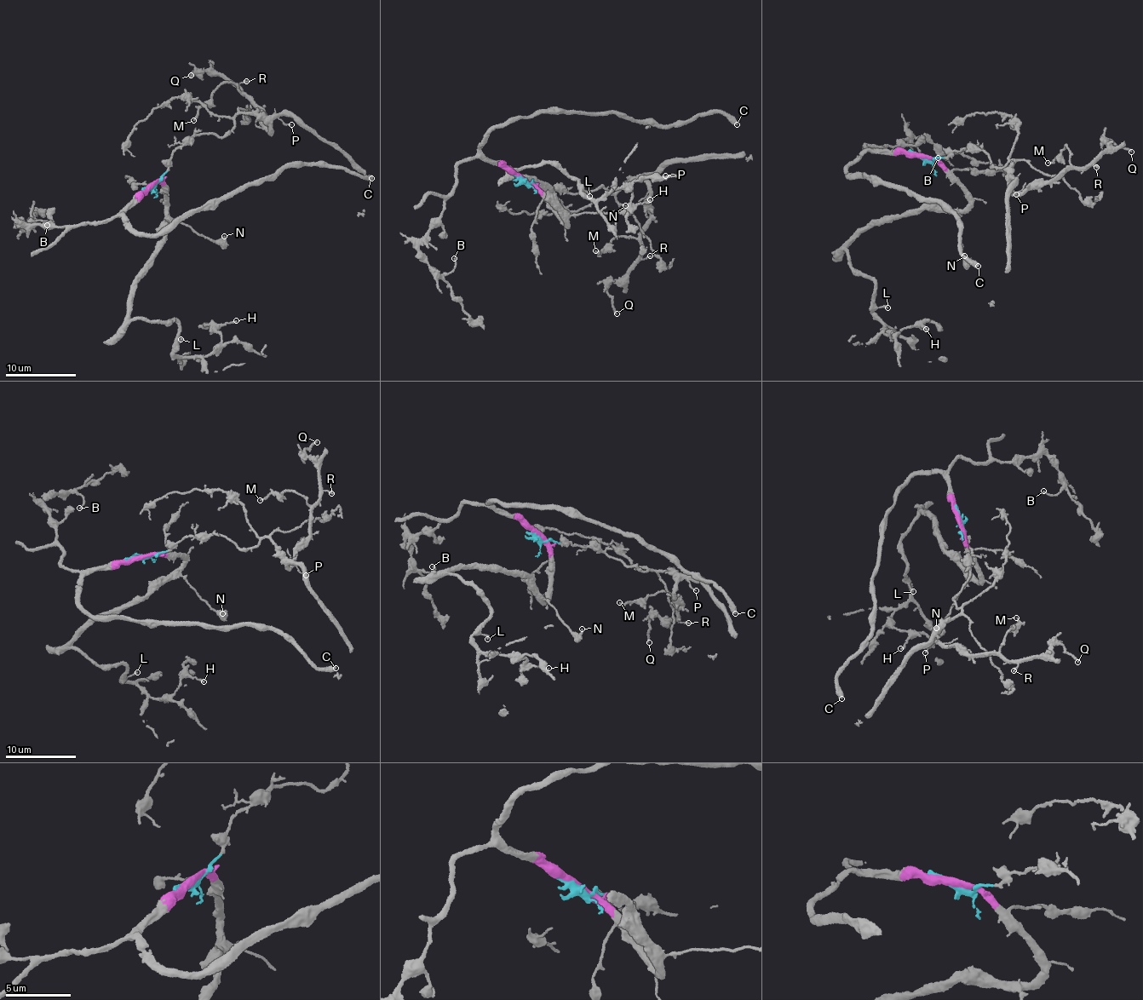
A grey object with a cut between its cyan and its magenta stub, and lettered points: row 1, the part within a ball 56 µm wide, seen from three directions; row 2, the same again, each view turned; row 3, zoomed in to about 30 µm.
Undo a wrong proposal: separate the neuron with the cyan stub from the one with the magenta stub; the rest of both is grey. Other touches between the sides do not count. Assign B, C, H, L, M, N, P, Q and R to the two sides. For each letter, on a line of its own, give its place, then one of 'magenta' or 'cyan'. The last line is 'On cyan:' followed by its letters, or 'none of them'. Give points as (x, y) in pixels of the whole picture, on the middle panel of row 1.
B: at (454, 258); magenta
C: at (737, 124); magenta
H: at (650, 199); magenta
L: at (589, 196); magenta
M: at (595, 250); cyan
N: at (625, 205); magenta
P: at (665, 175); cyan
Q: at (617, 313); cyan
R: at (650, 255); cyan
On cyan: M, P, Q, R

